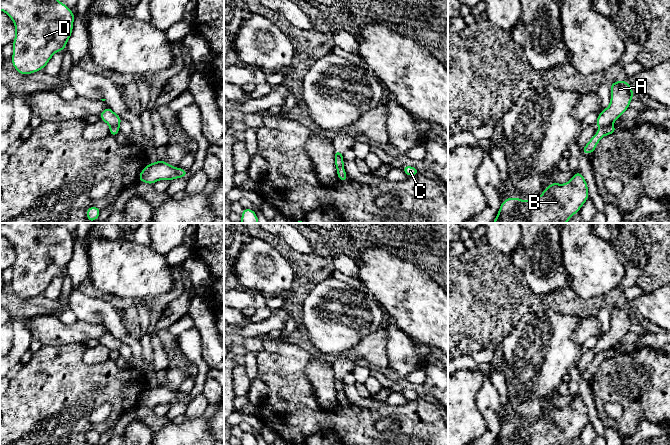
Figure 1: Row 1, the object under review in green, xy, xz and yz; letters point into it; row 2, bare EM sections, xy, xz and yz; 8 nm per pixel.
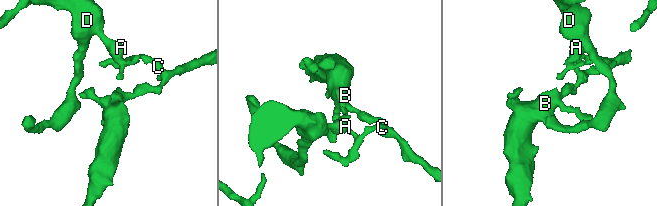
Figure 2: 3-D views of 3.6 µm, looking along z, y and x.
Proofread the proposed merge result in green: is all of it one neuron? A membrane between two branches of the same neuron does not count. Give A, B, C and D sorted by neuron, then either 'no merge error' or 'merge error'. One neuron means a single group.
groups A D / B C; merge error

